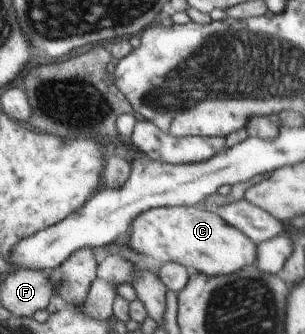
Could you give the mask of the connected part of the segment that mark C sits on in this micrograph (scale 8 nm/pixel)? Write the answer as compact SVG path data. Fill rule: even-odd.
M201 206L151 208L138 216L129 236L131 248L144 254L146 258L153 258L160 264L178 262L191 273L201 273L209 277L244 271L254 267L259 259L259 246L246 233L228 224L214 209Z

